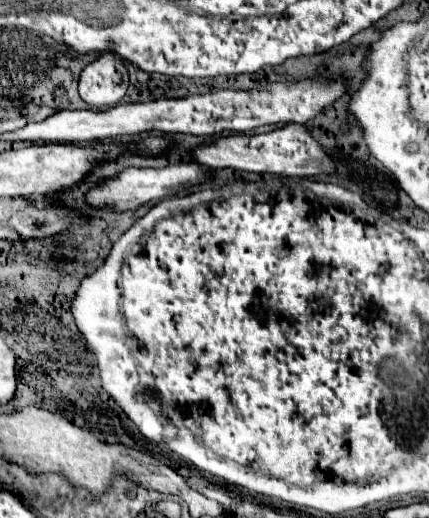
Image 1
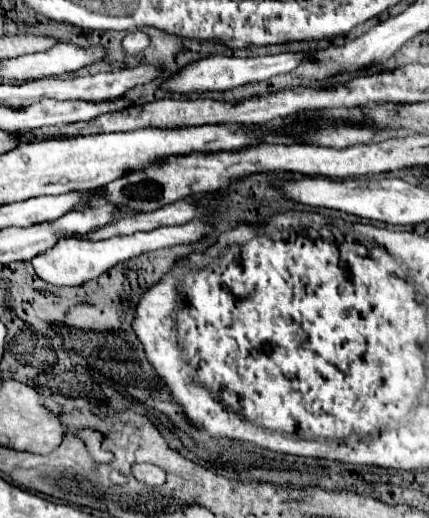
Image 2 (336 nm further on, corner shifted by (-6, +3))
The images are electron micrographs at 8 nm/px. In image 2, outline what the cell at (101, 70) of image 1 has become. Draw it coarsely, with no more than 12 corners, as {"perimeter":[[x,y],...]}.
{"perimeter":[[131,31],[123,39],[129,55],[143,51],[149,45],[149,35]]}

